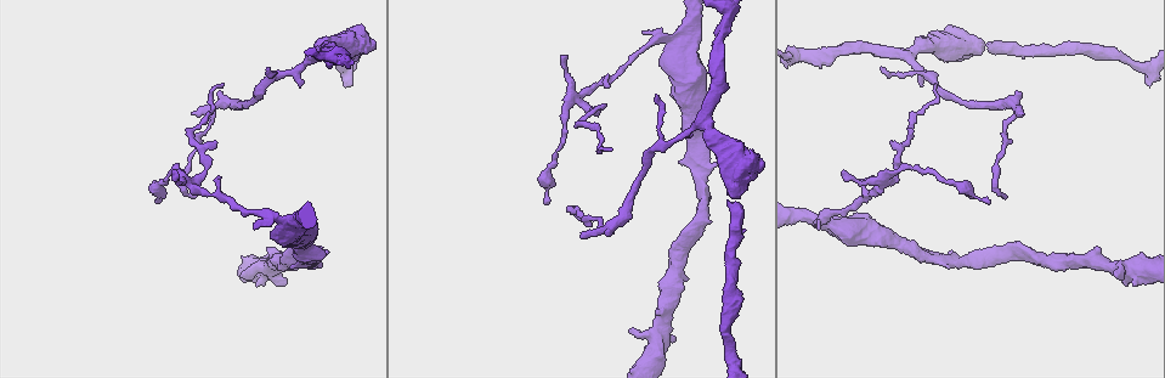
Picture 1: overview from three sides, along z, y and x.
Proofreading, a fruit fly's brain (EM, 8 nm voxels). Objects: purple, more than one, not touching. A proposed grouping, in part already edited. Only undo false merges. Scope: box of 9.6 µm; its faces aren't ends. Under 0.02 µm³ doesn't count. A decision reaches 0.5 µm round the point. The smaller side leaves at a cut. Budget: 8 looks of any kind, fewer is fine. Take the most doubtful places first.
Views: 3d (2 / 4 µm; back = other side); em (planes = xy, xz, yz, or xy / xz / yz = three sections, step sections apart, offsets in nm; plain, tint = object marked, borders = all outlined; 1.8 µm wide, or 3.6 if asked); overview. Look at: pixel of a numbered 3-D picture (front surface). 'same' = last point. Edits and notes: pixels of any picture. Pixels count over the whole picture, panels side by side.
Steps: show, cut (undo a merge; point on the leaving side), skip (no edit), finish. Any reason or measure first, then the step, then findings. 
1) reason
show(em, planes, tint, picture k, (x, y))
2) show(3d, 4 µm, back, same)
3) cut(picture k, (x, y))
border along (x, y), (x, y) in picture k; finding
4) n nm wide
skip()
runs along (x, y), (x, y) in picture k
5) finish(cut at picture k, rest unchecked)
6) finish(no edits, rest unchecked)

sharp bend
show(em, 3.6 µm, planes, tint, picture 1, (601, 230))

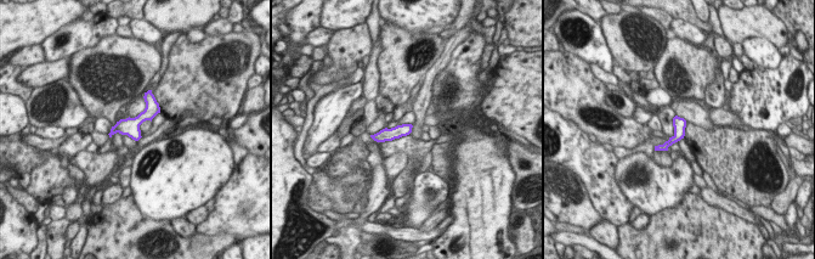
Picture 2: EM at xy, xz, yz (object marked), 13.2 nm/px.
skip()
runs along (148, 97), (135, 123), (114, 129) in picture 2; continuous, no second neuron

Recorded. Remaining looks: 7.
a fork
show(em, xy, step 16, tint, picture 1, (579, 98))

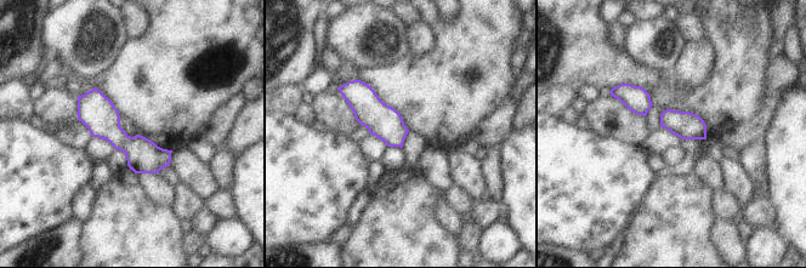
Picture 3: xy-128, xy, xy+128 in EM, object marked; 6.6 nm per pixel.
another direction
show(em, planes, tint, same)

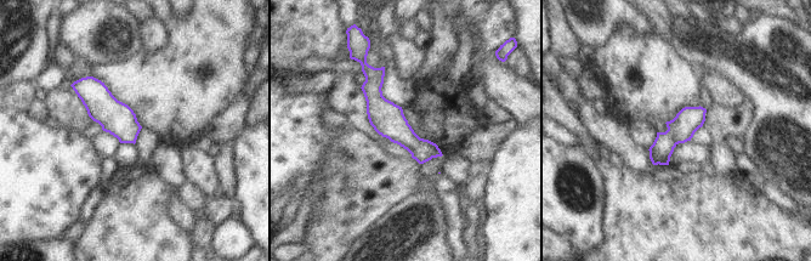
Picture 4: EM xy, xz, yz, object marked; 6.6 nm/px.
180 nm wide
skip()
runs along (367, 68), (378, 108), (437, 153) in picture 4; all the same neuron

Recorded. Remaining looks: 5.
sudden change in width
show(em, 3.6 µm, planes, plain, picture 1, (288, 226))

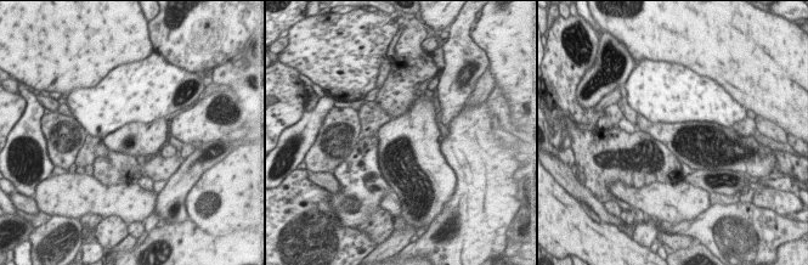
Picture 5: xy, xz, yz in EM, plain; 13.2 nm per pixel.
show(em, 3.6 µm, planes, borders, same)

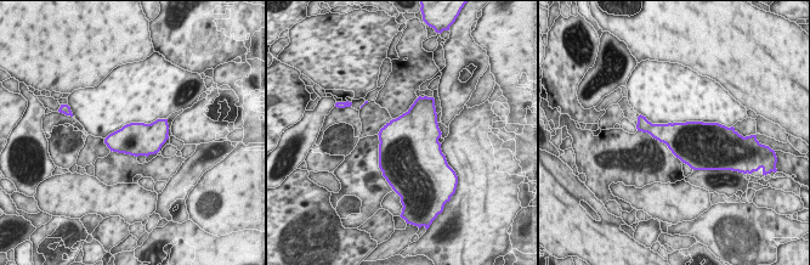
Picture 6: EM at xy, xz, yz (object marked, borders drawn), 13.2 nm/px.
skip()
all the same neuron

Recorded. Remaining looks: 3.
finish(no edits, rest unchecked)

